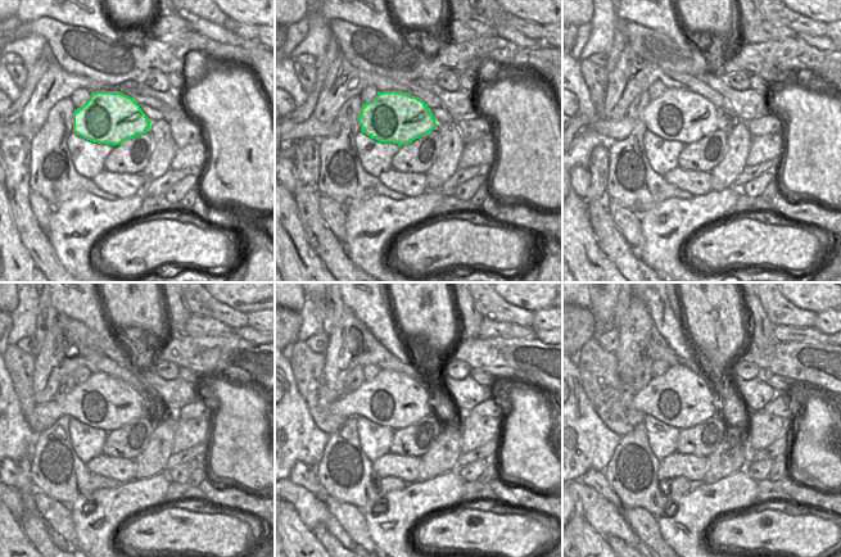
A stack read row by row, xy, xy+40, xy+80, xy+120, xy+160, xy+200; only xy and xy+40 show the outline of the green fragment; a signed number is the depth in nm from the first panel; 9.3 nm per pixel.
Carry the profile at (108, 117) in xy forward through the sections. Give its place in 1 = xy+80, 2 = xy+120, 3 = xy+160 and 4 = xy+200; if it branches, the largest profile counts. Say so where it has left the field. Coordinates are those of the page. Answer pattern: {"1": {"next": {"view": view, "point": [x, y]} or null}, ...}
{"1": {"next": {"view": "xy+80", "point": [678, 114]}}, "2": {"next": {"view": "xy+120", "point": [104, 402]}}, "3": {"next": {"view": "xy+160", "point": [393, 399]}}, "4": {"next": {"view": "xy+200", "point": [682, 398]}}}

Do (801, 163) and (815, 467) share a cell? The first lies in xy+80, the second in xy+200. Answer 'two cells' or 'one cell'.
one cell

